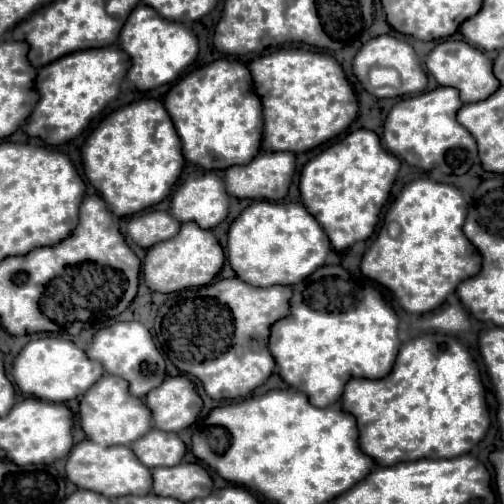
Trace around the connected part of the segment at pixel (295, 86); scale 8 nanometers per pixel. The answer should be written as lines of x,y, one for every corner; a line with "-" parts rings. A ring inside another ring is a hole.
279,49
251,65
255,91
263,101
263,149
303,153
341,135
357,117
357,95
335,57
309,49

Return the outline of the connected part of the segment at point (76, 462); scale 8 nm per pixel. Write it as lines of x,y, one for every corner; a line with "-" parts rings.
85,439
77,443
69,457
67,457
67,477
81,489
97,491
105,497
121,497
121,495
147,495
151,493
153,477
151,469
145,467
137,455
125,445
113,445
113,447
101,447
93,443
91,439

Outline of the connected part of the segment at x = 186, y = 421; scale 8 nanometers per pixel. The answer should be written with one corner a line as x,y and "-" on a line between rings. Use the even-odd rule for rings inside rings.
185,375
167,377
165,383
149,391
145,401
153,411
153,425
161,431
181,431
193,425
203,409
195,383

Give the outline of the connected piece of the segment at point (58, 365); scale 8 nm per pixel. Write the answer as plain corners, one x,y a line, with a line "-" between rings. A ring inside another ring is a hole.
41,337
29,341
13,363
15,385
27,395
53,403
65,403
81,397
93,383
97,383
97,379
101,379
103,373
105,369
101,363
89,359
79,345
61,337

